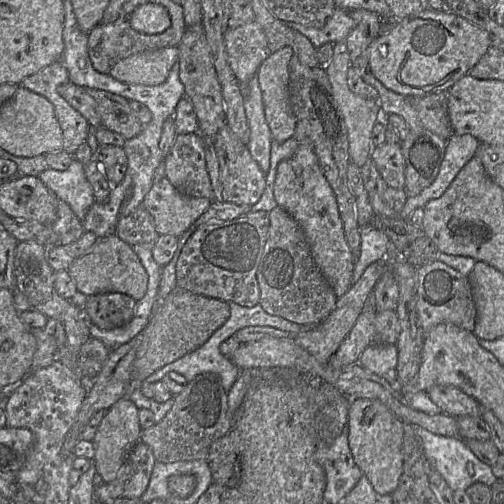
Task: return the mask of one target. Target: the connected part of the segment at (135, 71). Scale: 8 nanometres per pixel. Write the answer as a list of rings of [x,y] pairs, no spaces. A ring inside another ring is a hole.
[[[178,46],[143,51],[117,62],[110,75],[129,84],[155,86],[166,80],[178,58]]]

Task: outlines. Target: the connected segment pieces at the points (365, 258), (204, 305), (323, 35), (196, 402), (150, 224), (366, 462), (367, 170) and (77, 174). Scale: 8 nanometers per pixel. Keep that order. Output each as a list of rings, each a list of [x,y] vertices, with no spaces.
[[[366,224],[360,229],[360,256],[354,265],[352,281],[355,283],[365,269],[374,262],[385,261],[388,253],[389,238],[373,224]]]
[[[176,287],[164,299],[140,332],[132,367],[133,385],[140,386],[148,376],[198,349],[229,318],[230,308],[223,300],[203,296]]]
[[[336,8],[332,16],[321,28],[306,27],[304,25],[284,22],[291,29],[297,30],[306,36],[317,49],[321,45],[331,42],[334,44],[344,44],[350,32],[356,26],[356,22],[348,13],[350,10]]]
[[[202,373],[174,397],[174,404],[162,421],[151,428],[141,429],[140,441],[149,446],[155,459],[162,463],[206,460],[212,442],[227,434],[231,426],[227,392],[220,377],[214,373]]]
[[[142,205],[130,215],[120,216],[115,235],[132,247],[141,245],[151,250],[160,236],[151,214]]]
[[[351,399],[348,411],[348,443],[354,462],[379,494],[392,494],[403,473],[403,437],[406,423],[375,399]]]
[[[371,157],[361,167],[361,174],[374,214],[387,218],[399,217],[408,198],[407,191],[390,187]]]
[[[74,158],[66,170],[48,168],[38,177],[57,199],[67,203],[77,218],[83,222],[95,202],[92,187],[85,176],[84,164]]]

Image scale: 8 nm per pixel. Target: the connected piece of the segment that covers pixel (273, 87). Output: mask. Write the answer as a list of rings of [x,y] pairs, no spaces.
[[[283,47],[271,53],[259,66],[257,78],[262,92],[266,122],[276,142],[292,138],[296,129],[289,95],[289,61],[291,47]]]

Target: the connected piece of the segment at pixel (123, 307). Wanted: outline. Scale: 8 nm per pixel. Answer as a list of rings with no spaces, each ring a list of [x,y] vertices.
[[[119,293],[89,295],[83,307],[88,321],[101,330],[111,330],[127,324],[134,315],[136,300]]]

